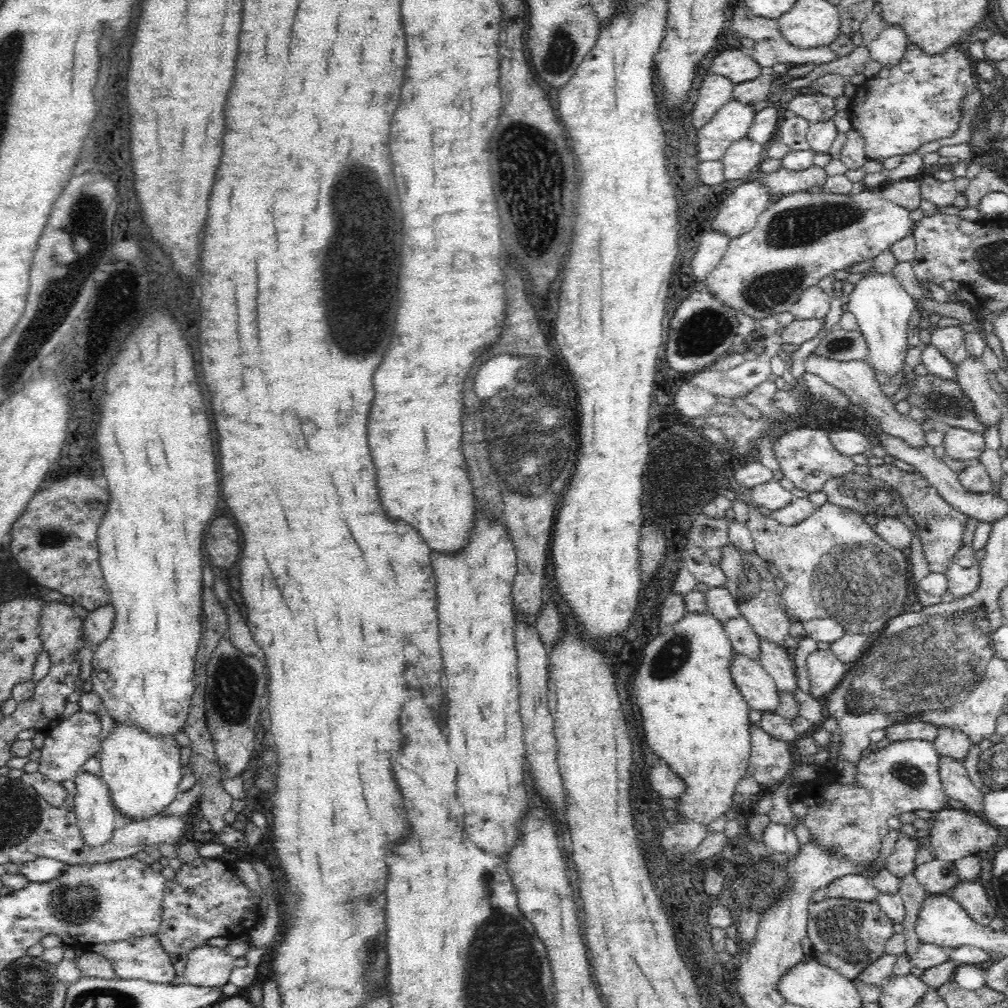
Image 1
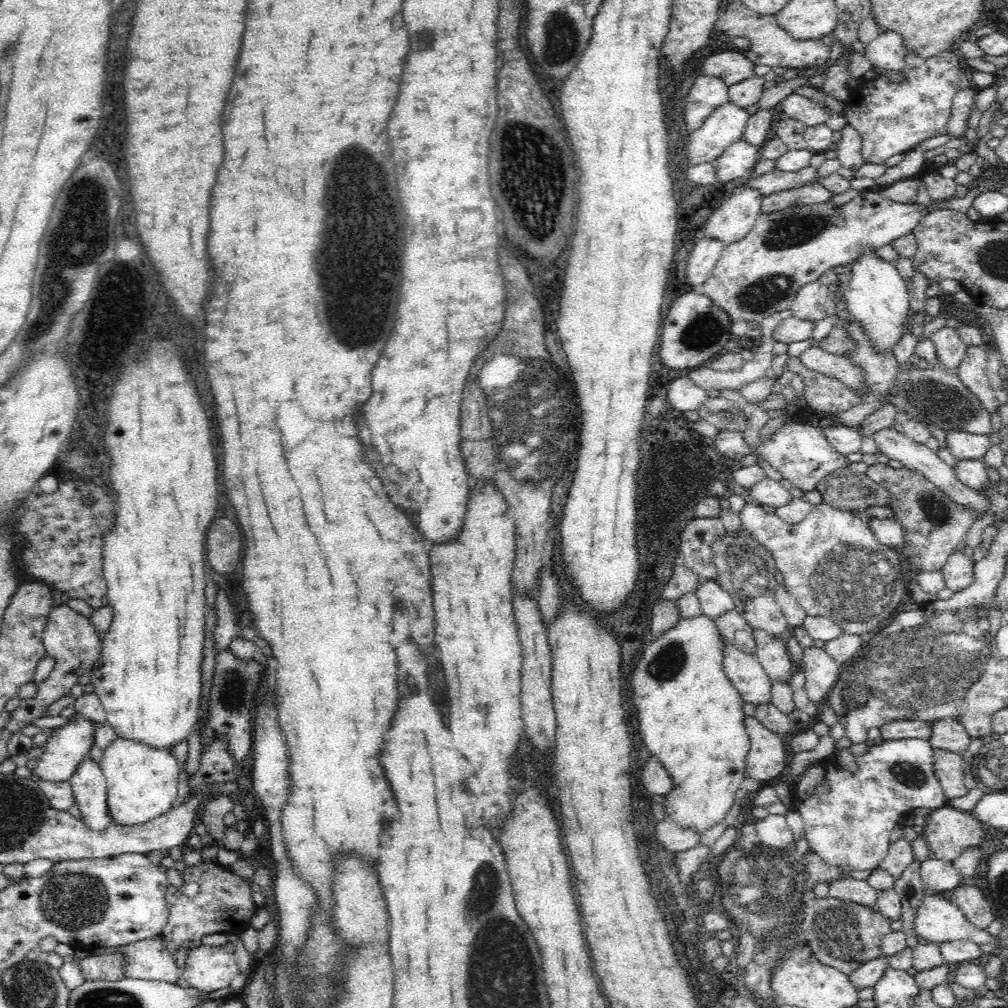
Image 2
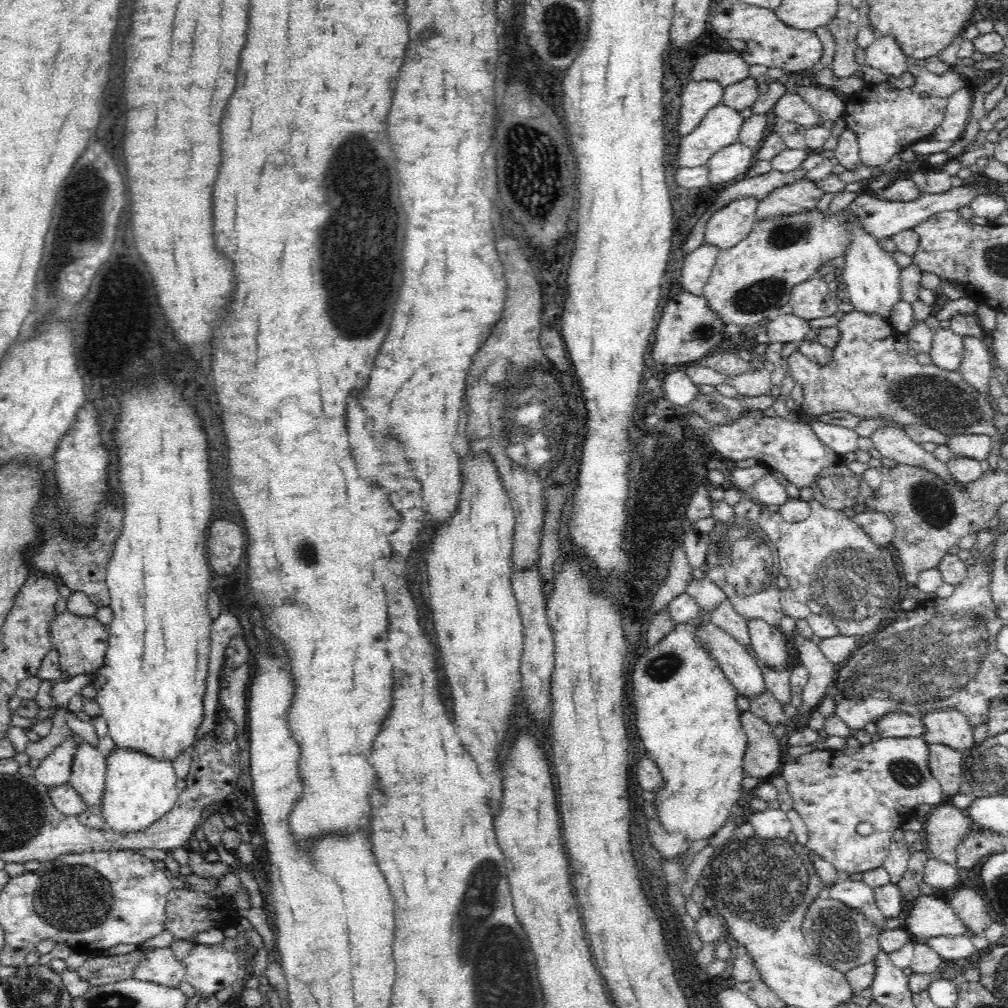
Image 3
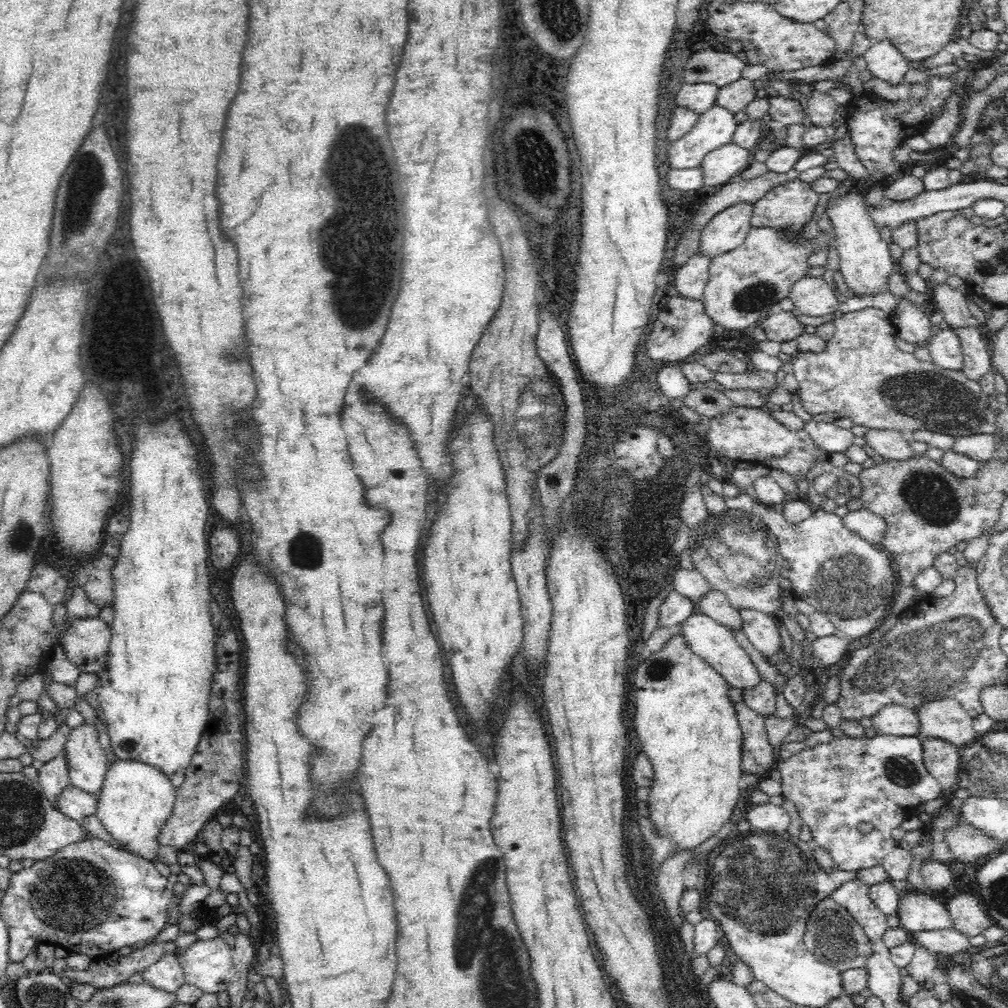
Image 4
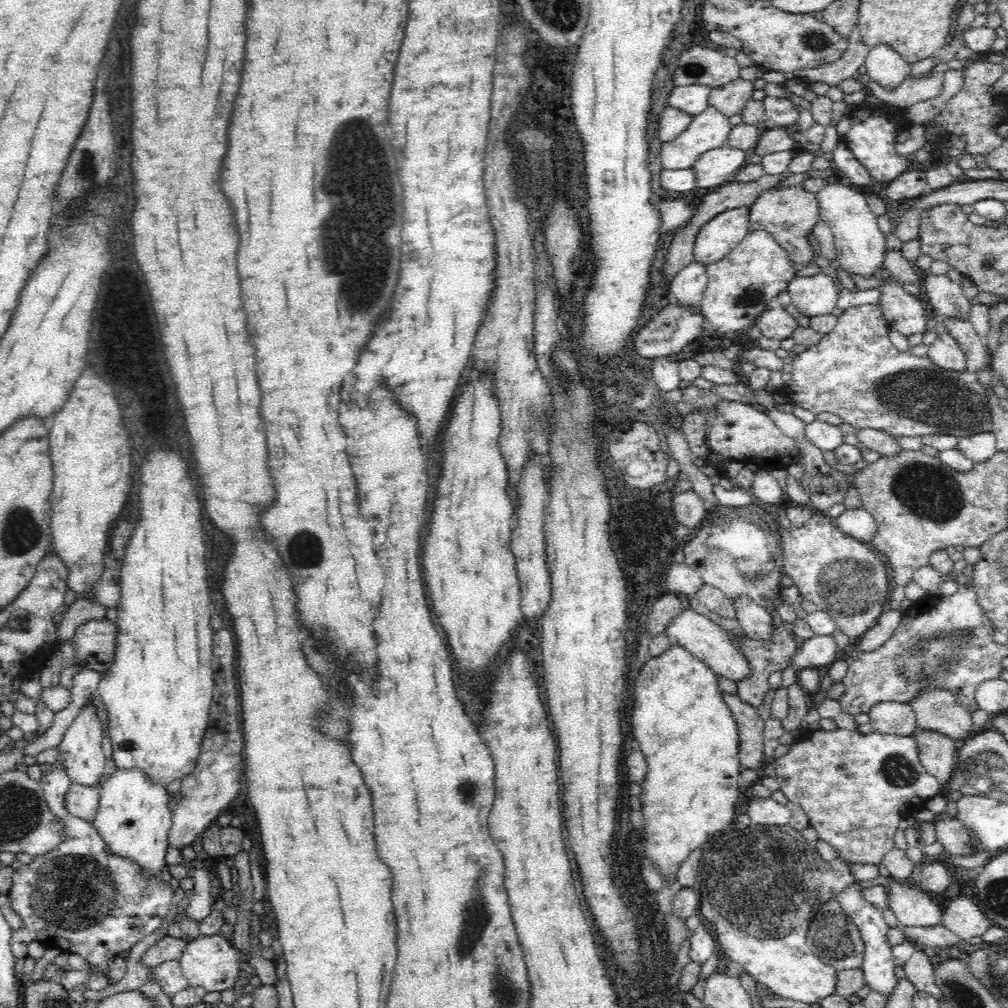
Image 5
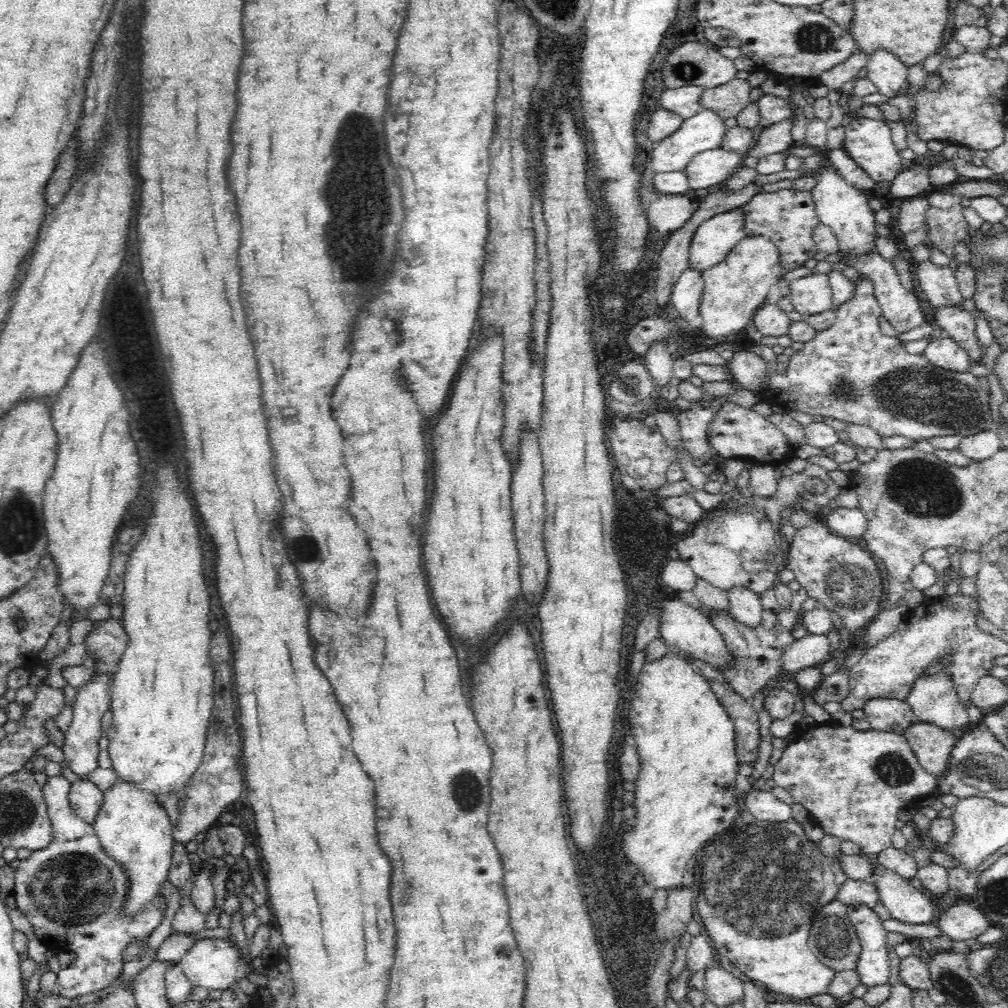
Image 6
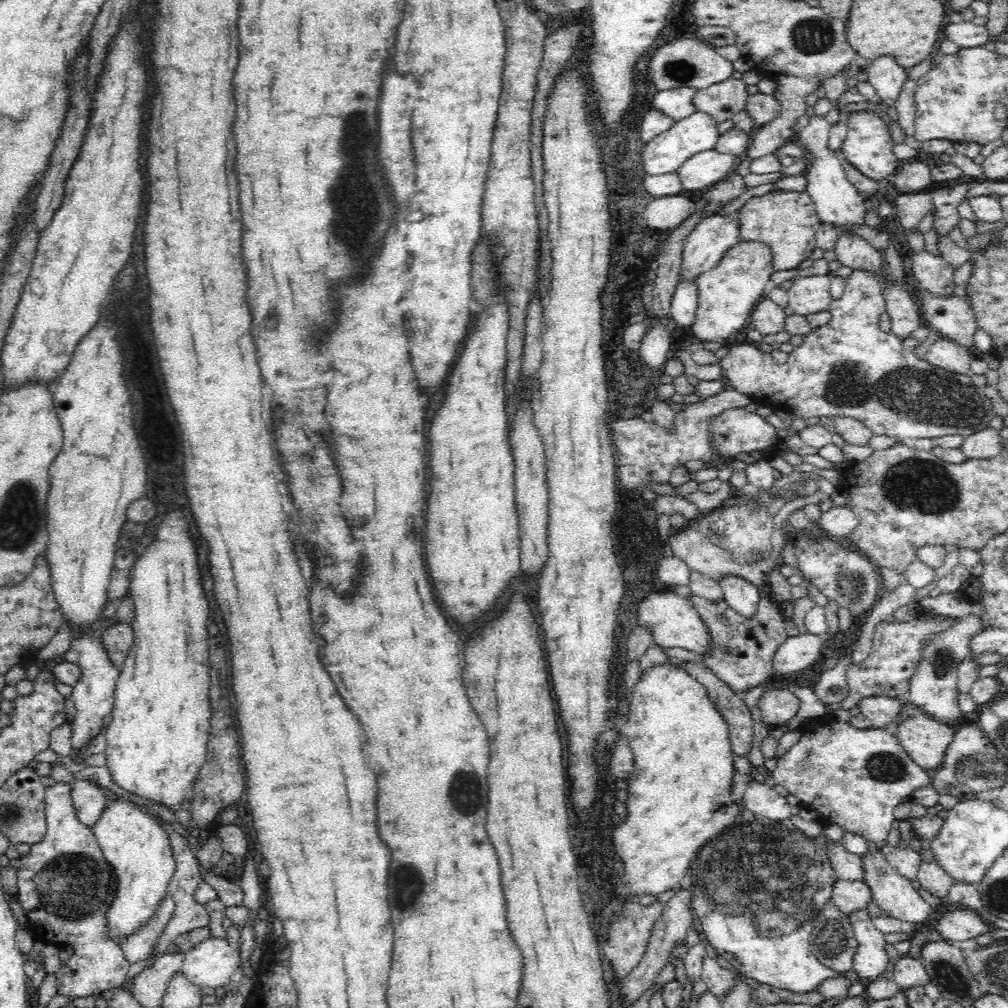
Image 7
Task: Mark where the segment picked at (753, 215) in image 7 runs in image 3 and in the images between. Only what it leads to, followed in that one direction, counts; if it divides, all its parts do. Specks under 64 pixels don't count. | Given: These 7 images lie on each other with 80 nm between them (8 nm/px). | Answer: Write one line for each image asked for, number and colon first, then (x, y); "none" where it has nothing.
3: (802, 196)
4: (789, 206)
5: (789, 213)
6: (788, 217)

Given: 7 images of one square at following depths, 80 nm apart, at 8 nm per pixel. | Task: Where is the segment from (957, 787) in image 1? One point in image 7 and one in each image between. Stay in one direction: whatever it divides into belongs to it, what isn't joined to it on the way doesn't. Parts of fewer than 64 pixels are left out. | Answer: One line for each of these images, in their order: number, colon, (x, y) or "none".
2: (948, 766)
3: (946, 764)
4: (941, 759)
5: (937, 753)
6: (932, 746)
7: (926, 740)

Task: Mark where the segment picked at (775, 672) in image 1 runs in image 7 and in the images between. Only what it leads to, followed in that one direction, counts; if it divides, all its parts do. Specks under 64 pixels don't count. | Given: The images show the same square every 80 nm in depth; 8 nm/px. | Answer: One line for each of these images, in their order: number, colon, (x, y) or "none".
2: (772, 653)
3: (770, 644)
4: (762, 631)
5: (755, 621)
6: (745, 606)
7: (739, 595)

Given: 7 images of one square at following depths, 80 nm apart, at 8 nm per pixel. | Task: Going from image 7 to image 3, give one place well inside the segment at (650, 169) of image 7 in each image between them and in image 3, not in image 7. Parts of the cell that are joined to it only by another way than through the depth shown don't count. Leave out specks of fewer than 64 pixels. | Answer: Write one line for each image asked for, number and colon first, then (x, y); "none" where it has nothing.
3: (721, 127)
4: (716, 127)
5: (711, 129)
6: (705, 131)

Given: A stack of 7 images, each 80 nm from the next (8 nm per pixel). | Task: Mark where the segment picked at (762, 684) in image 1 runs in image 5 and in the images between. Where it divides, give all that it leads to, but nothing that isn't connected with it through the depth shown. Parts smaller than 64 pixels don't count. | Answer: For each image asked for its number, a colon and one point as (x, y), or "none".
2: (747, 675)
3: (740, 668)
4: (714, 642)
5: (706, 640)

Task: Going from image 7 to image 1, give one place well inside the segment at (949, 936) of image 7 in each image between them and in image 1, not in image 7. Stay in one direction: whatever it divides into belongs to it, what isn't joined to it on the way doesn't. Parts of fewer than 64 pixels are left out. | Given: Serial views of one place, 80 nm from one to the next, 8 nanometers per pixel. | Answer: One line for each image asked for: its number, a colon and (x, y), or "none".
1: (970, 895)
2: (977, 908)
3: (972, 910)
4: (970, 918)
5: (962, 916)
6: (962, 920)

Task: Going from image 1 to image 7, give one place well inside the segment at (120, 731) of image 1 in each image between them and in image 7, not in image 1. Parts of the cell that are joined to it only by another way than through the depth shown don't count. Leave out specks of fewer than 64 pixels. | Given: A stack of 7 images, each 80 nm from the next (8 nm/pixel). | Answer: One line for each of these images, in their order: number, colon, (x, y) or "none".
2: (143, 782)
3: (140, 788)
4: (136, 800)
5: (133, 818)
6: (133, 829)
7: (136, 845)

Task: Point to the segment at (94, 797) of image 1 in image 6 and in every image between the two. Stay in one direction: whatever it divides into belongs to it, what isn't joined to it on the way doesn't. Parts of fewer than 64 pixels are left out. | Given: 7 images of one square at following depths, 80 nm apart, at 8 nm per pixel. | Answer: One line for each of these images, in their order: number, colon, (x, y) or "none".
2: (88, 783)
3: (88, 771)
4: (88, 764)
5: (81, 750)
6: (81, 746)

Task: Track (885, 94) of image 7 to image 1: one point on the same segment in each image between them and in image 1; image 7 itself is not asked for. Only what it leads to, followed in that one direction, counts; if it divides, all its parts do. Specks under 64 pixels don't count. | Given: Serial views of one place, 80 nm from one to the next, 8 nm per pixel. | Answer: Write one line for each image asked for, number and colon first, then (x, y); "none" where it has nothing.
1: (889, 48)
2: (887, 52)
3: (885, 54)
4: (885, 62)
5: (884, 65)
6: (887, 72)

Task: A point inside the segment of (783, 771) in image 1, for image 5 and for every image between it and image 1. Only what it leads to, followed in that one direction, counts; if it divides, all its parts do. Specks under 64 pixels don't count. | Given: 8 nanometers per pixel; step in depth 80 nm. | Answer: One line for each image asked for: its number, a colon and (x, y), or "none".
2: (766, 759)
3: (762, 757)
4: (758, 757)
5: (751, 726)

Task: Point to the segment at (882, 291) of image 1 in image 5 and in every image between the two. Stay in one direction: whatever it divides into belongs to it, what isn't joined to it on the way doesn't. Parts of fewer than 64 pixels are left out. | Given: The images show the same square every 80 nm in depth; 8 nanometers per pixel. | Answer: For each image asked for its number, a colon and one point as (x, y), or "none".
2: (877, 296)
3: (871, 274)
4: (865, 262)
5: (860, 245)

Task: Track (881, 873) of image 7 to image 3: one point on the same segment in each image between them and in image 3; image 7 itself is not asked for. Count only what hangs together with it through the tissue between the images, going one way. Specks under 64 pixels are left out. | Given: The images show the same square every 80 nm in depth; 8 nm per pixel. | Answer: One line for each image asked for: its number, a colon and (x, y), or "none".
3: (930, 916)
4: (916, 911)
5: (912, 907)
6: (906, 904)

